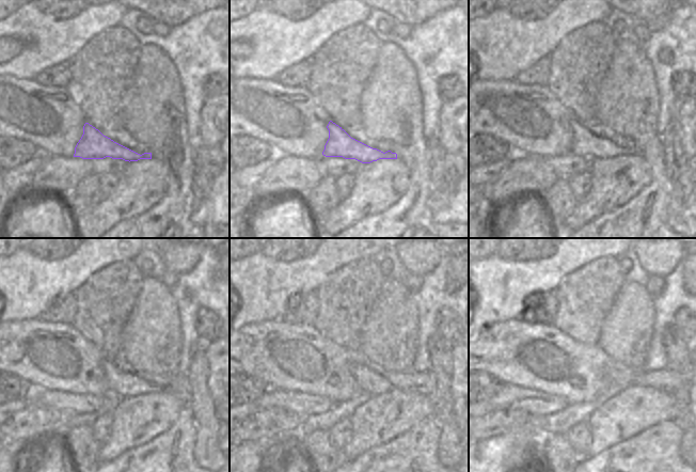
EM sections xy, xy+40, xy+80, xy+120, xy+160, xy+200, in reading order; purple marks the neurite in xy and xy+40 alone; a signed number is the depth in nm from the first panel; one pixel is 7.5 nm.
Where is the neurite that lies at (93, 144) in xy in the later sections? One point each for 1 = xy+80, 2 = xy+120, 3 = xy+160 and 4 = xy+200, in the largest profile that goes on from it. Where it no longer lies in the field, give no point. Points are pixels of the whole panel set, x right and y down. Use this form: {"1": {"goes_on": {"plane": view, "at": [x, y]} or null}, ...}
{"1": {"goes_on": {"plane": "xy+80", "at": [585, 143]}}, "2": {"goes_on": {"plane": "xy+120", "at": [123, 383]}}, "3": {"goes_on": {"plane": "xy+160", "at": [372, 378]}}, "4": {"goes_on": {"plane": "xy+200", "at": [666, 380]}}}

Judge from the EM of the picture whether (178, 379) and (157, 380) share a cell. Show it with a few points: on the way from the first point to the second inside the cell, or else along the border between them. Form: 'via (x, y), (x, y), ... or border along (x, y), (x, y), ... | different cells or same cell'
via (173, 380), (162, 380) | same cell

